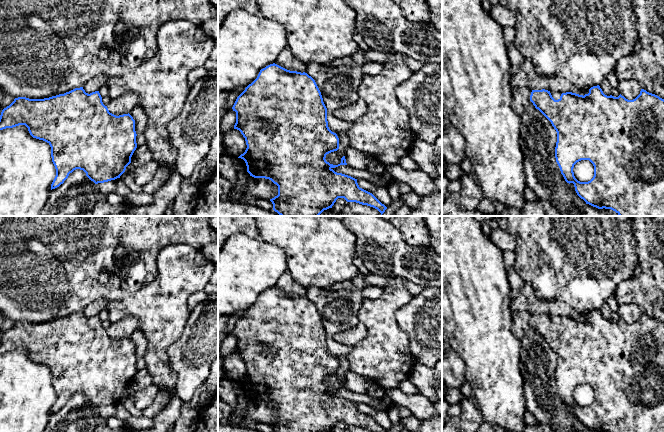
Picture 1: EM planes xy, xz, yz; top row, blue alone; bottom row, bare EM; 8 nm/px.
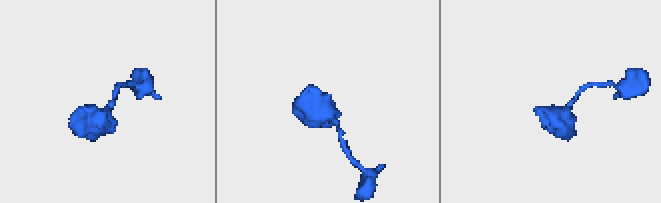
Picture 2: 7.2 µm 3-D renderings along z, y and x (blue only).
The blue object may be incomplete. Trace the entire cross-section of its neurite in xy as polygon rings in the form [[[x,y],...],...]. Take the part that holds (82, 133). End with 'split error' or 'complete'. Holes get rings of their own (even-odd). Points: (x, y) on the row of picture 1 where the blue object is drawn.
[[[83,87],[44,99],[15,98],[1,112],[0,130],[19,125],[25,125],[33,138],[43,140],[51,147],[52,162],[56,169],[51,190],[63,184],[69,174],[76,169],[83,170],[95,184],[120,178],[126,167],[131,163],[131,157],[137,148],[137,134],[133,117],[129,113],[119,116],[110,113],[107,106],[103,104],[99,91],[88,94]]] | complete

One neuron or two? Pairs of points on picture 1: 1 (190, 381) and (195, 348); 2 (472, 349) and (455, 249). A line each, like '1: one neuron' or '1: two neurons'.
1: one neuron
2: one neuron

